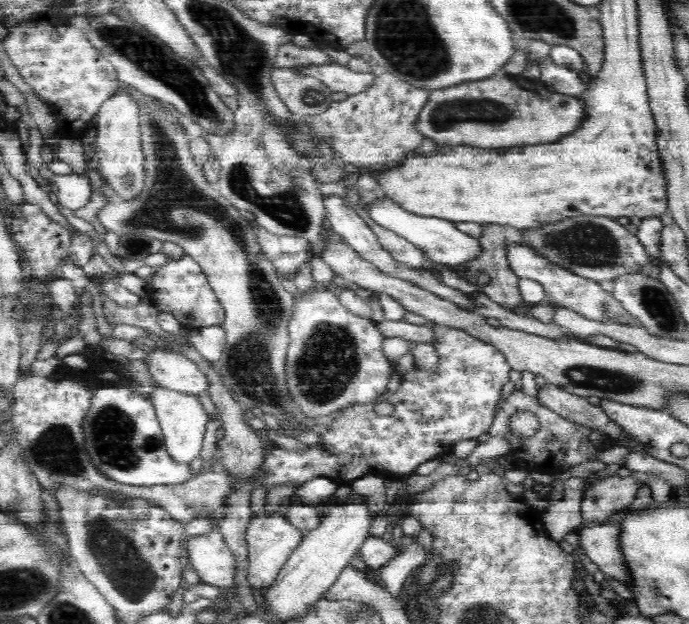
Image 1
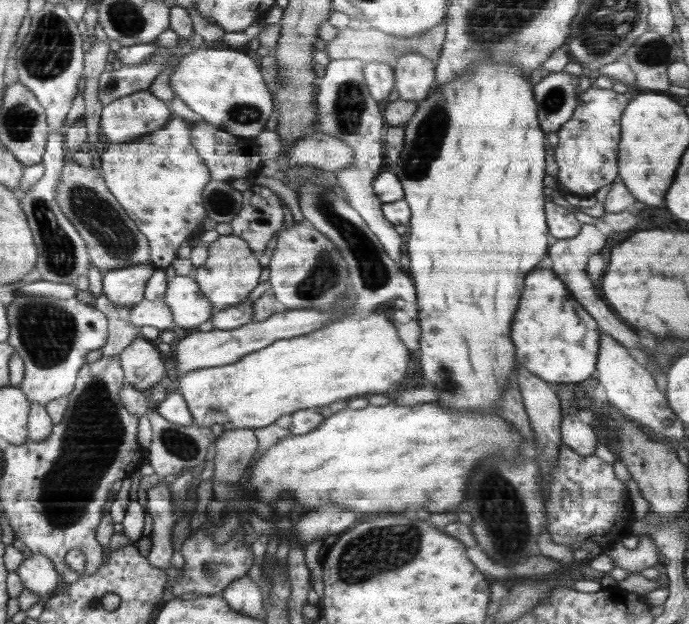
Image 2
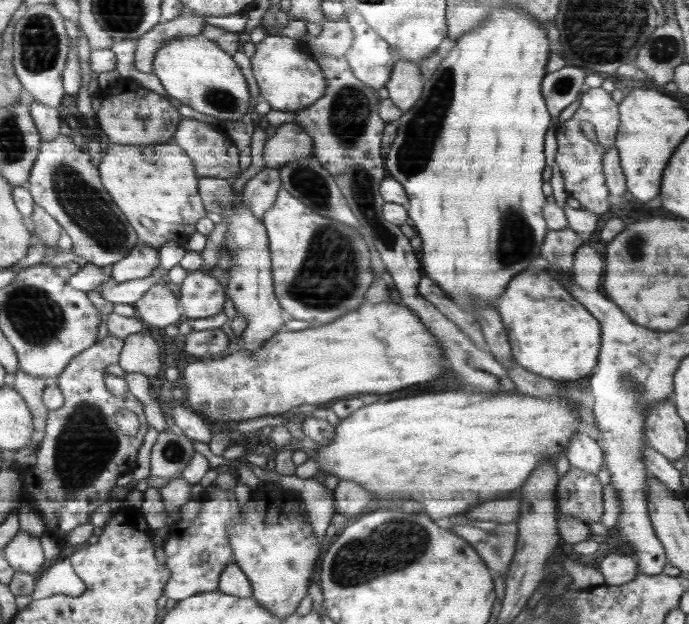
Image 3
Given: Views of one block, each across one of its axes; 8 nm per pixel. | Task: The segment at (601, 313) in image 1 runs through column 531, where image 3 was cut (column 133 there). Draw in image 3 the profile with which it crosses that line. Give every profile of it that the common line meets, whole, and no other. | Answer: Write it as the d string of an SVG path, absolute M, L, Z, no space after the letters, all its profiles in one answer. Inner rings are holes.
M139 240L137 248L113 266L112 277L118 282L146 278L159 264L159 250Z

